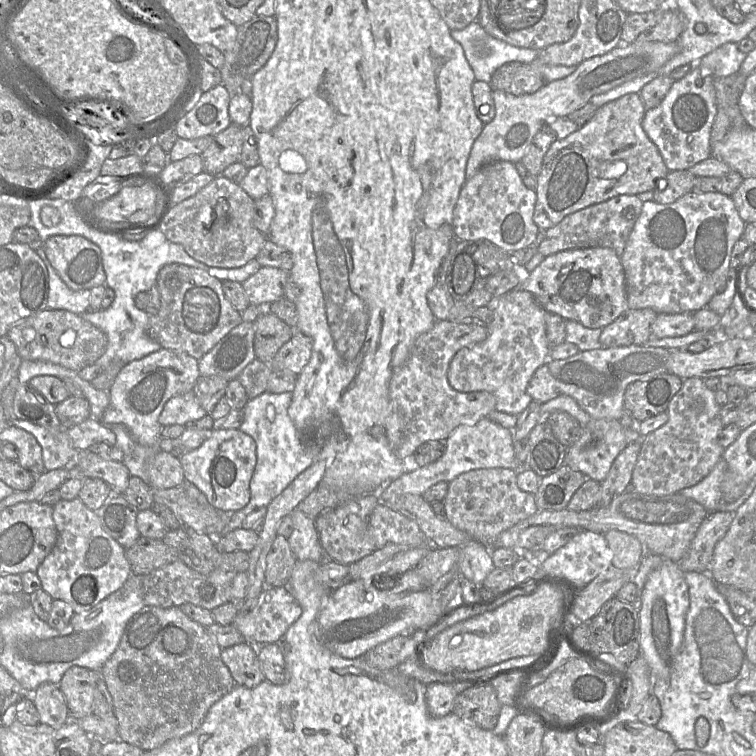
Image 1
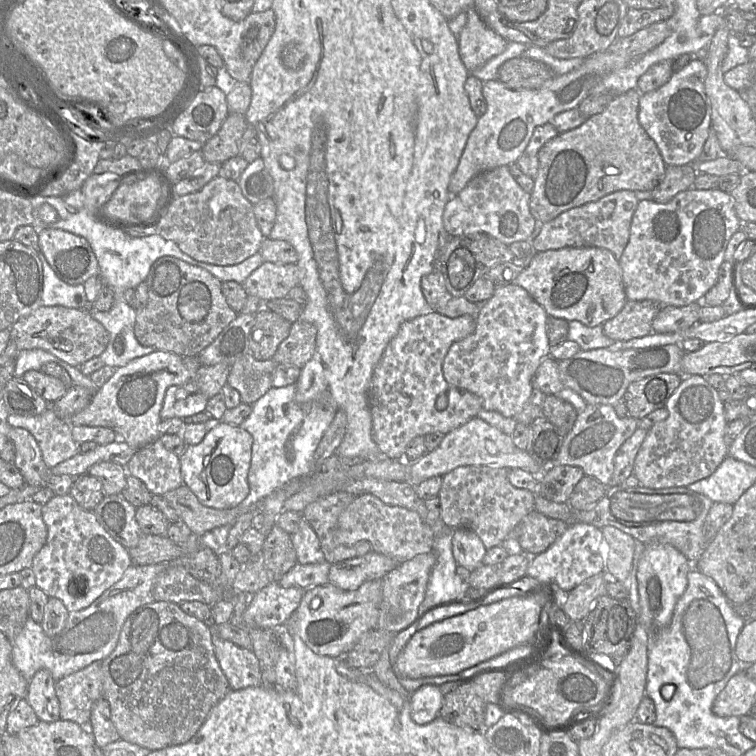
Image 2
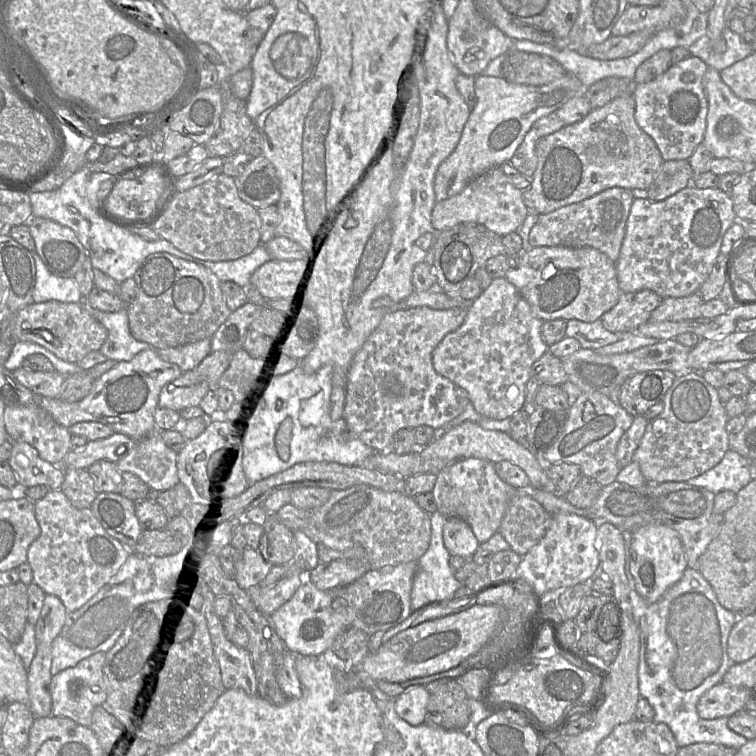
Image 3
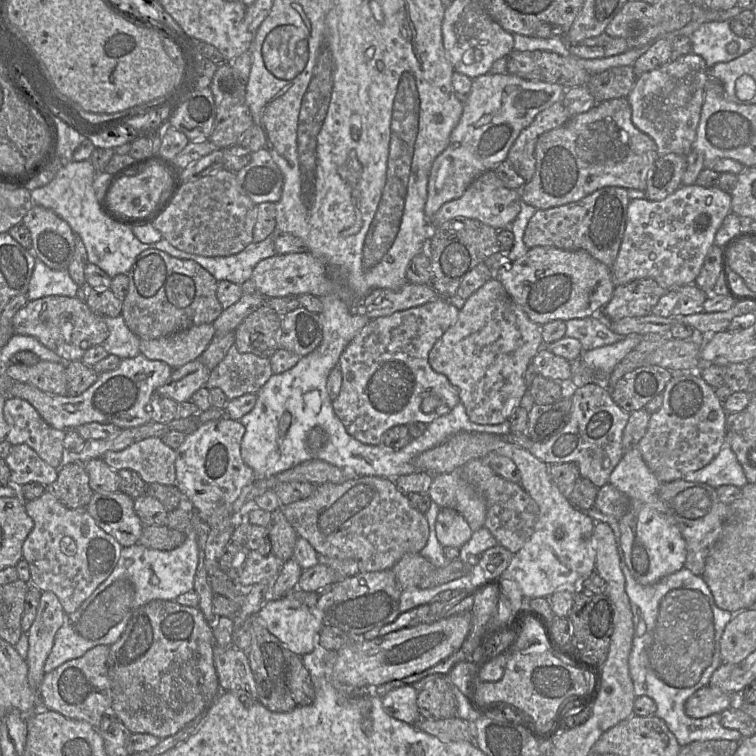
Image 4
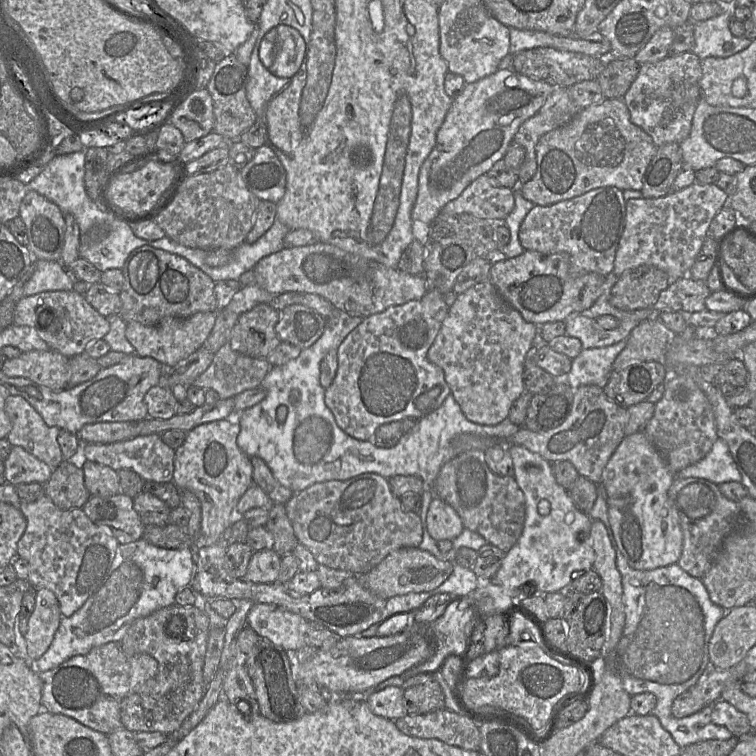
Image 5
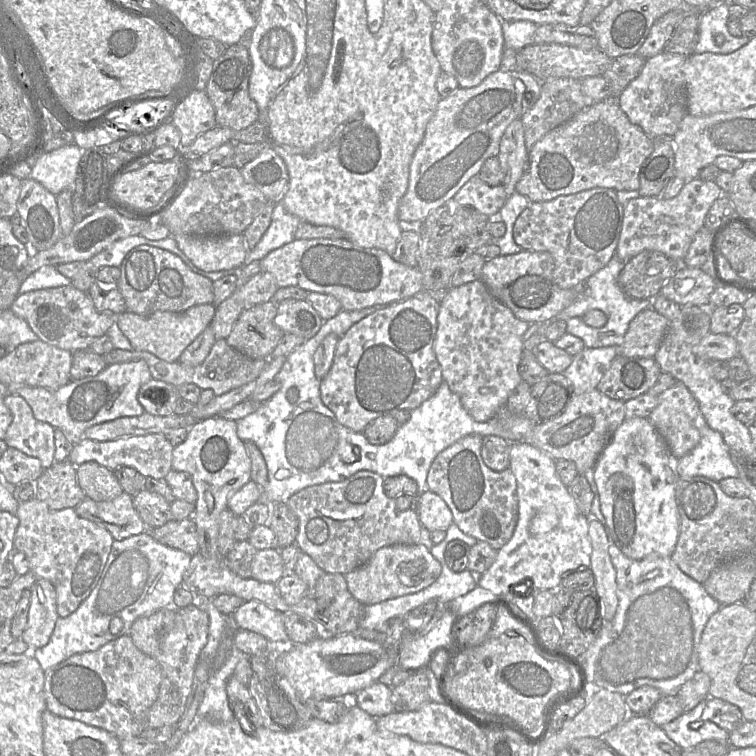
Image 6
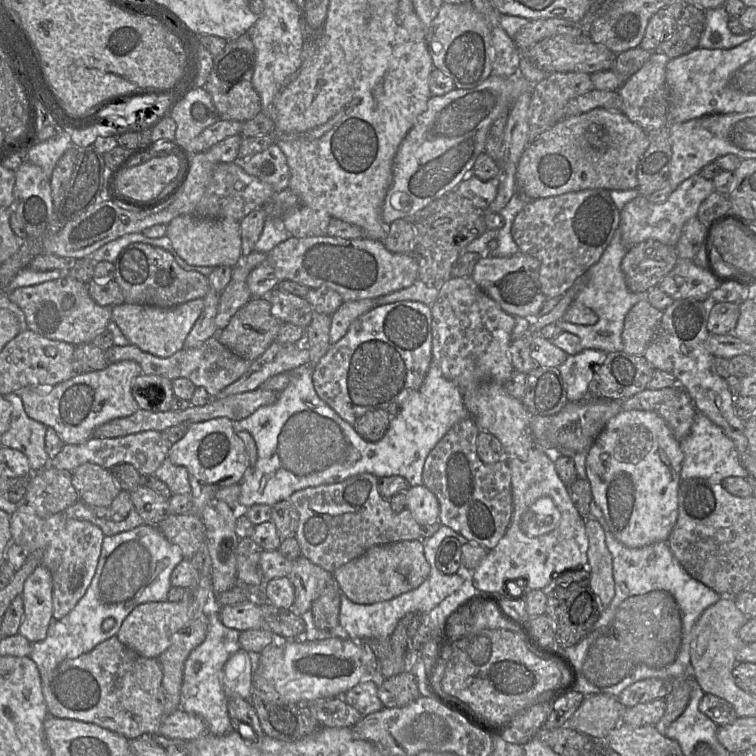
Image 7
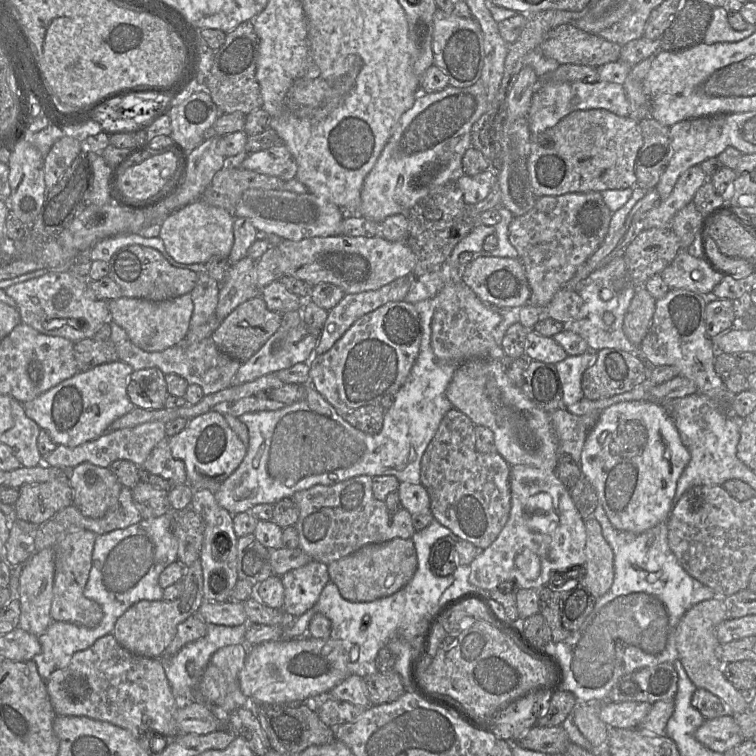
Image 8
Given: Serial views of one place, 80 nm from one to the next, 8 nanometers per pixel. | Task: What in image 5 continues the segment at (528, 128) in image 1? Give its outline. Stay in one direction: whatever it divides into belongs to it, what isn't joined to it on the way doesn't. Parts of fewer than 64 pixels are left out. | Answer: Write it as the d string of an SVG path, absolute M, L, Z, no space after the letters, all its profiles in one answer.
M513 69L497 70L495 73L486 76L474 83L466 84L463 91L456 98L453 99L452 105L445 116L444 122L437 132L436 144L421 165L418 176L417 197L411 212L411 218L416 226L418 226L419 224L429 224L432 220L434 220L434 218L440 213L441 209L448 202L457 198L472 181L474 181L480 175L486 174L498 160L503 159L506 150L510 143L513 141L514 136L517 133L520 125L538 112L538 110L543 106L546 99L553 92L554 89L555 86L551 84L531 79L516 72Z

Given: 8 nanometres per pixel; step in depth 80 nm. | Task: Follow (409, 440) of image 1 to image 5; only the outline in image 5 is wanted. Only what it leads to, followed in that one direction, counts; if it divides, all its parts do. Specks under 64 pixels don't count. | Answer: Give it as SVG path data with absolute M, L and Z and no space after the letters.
M427 291L418 300L392 306L364 318L345 337L337 349L338 368L335 378L325 389L325 404L344 432L358 440L372 442L380 425L407 417L419 419L426 415L416 406L417 398L423 393L435 386L442 388L431 405L431 411L437 409L451 394L444 371L427 357L449 307L443 294Z

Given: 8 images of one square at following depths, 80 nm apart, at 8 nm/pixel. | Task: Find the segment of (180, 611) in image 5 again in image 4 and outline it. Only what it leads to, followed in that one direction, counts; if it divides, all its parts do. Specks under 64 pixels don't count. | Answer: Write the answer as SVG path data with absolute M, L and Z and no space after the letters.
M153 600L136 609L131 615L126 629L120 638L110 646L108 668L112 689L111 714L118 718L133 734L152 734L161 740L174 735L188 722L205 711L220 693L220 685L214 663L214 636L212 626L206 620L199 607L184 606L178 604L176 601Z

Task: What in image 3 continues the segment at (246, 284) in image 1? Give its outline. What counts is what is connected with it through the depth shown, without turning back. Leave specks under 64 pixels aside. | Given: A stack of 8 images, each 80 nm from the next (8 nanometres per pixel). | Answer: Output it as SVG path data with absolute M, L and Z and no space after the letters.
M302 257L293 260L270 259L254 271L250 283L265 299L290 298L309 290L310 270Z

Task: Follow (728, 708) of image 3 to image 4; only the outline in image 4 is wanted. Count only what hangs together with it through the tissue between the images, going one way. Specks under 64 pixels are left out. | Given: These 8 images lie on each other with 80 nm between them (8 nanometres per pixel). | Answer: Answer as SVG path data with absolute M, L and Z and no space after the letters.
M709 686L695 691L685 702L684 709L687 716L704 718L712 714L720 714L733 707L734 695L724 693L717 688Z

